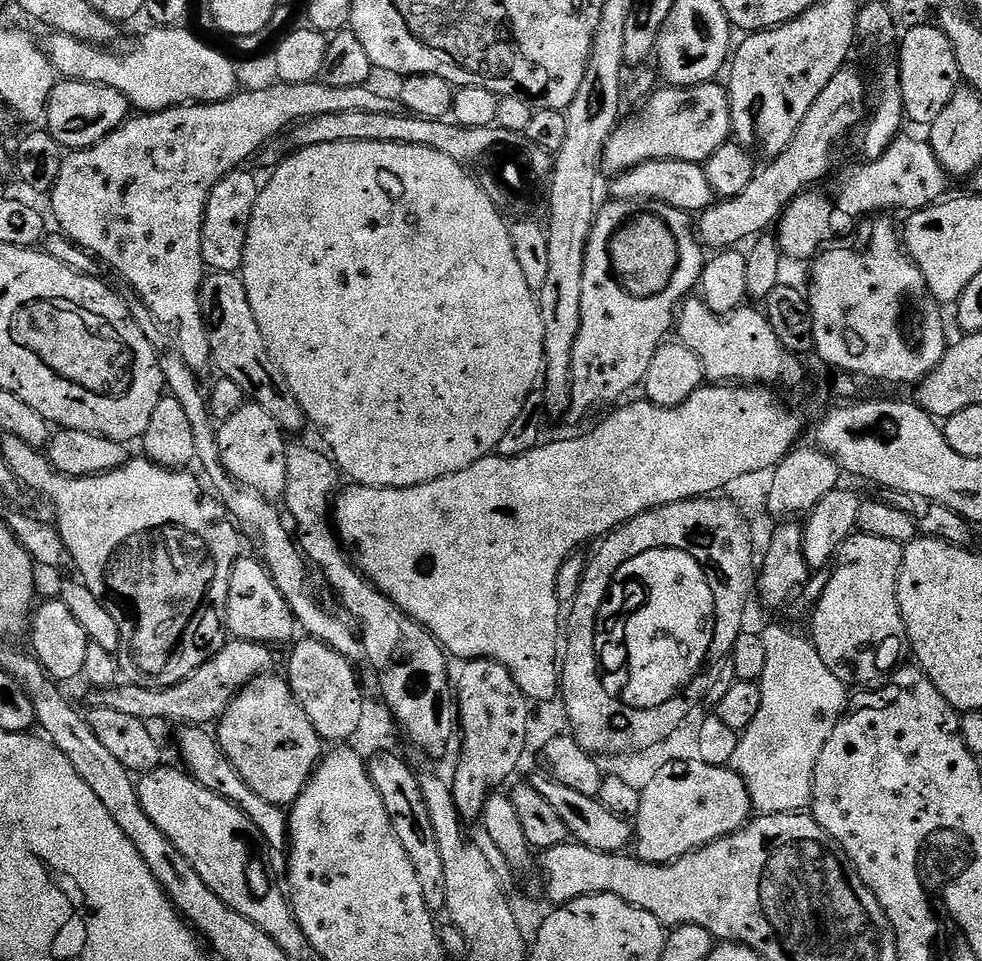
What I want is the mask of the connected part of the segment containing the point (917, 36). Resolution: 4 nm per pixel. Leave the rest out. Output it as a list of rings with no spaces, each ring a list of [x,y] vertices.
[[[931,23],[918,26],[903,33],[900,44],[900,89],[904,102],[904,114],[909,121],[930,126],[950,106],[950,98],[960,87],[960,67],[952,49],[952,40],[938,26]]]

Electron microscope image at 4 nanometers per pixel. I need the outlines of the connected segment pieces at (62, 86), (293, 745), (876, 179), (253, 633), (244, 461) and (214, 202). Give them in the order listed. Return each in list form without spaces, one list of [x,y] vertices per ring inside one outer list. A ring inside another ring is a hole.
[[[61,79],[48,99],[47,131],[68,150],[89,148],[129,119],[130,105],[118,90],[85,80]]]
[[[265,674],[248,683],[220,715],[214,735],[234,770],[242,774],[246,786],[250,786],[258,798],[291,806],[316,771],[316,765],[325,755],[326,744],[293,696],[287,679],[276,675]]]
[[[901,134],[878,158],[861,163],[861,168],[856,168],[844,180],[844,185],[840,188],[840,193],[836,196],[836,208],[848,220],[859,221],[861,218],[871,218],[877,214],[896,214],[892,212],[900,211],[903,214],[920,212],[924,208],[930,208],[945,195],[950,177],[938,162],[934,154],[932,145],[927,139],[915,140],[912,136]]]
[[[241,555],[232,563],[230,590],[224,607],[227,631],[237,640],[249,640],[269,646],[287,645],[297,635],[295,632],[298,632],[296,615],[290,610],[286,598],[282,598],[278,586],[274,586],[268,569],[255,555],[252,556]]]
[[[246,402],[230,418],[226,418],[216,429],[220,461],[226,470],[242,486],[250,486],[250,490],[258,490],[268,500],[276,502],[283,497],[286,490],[286,454],[288,444],[286,434],[262,410],[262,406]]]
[[[248,170],[226,174],[214,190],[210,190],[210,202],[206,202],[206,218],[202,226],[202,258],[205,269],[213,272],[240,272],[246,254],[246,234],[250,230],[250,218],[254,218],[254,206],[258,202],[261,181],[255,180]]]

